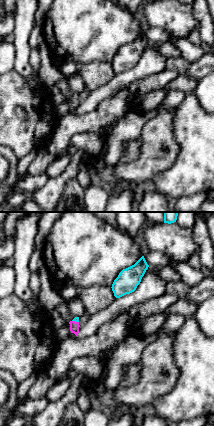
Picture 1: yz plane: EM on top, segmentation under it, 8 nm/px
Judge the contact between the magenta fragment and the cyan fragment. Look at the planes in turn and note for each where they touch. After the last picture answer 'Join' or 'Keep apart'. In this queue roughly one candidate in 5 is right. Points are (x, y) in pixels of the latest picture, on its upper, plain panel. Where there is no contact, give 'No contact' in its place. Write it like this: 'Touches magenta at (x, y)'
Touches magenta at (74, 97)

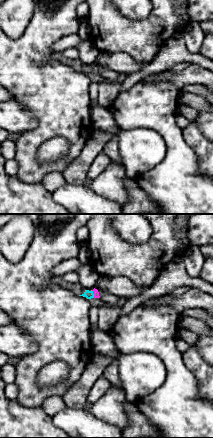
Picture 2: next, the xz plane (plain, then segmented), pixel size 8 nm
Touches magenta at (93, 69)

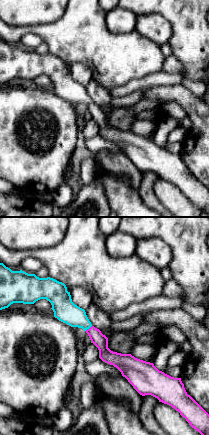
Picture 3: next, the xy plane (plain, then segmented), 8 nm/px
Touches magenta at (89, 104)

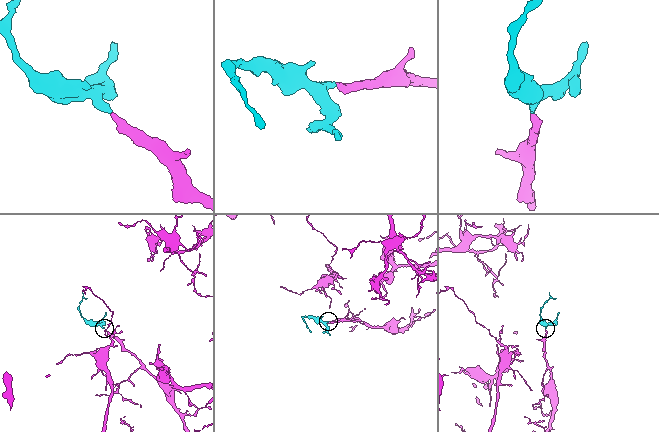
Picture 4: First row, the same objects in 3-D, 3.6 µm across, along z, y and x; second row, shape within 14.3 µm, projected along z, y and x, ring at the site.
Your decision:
Join

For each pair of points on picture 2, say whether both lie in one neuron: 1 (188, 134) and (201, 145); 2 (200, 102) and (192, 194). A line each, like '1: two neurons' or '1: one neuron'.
1: one neuron
2: two neurons

